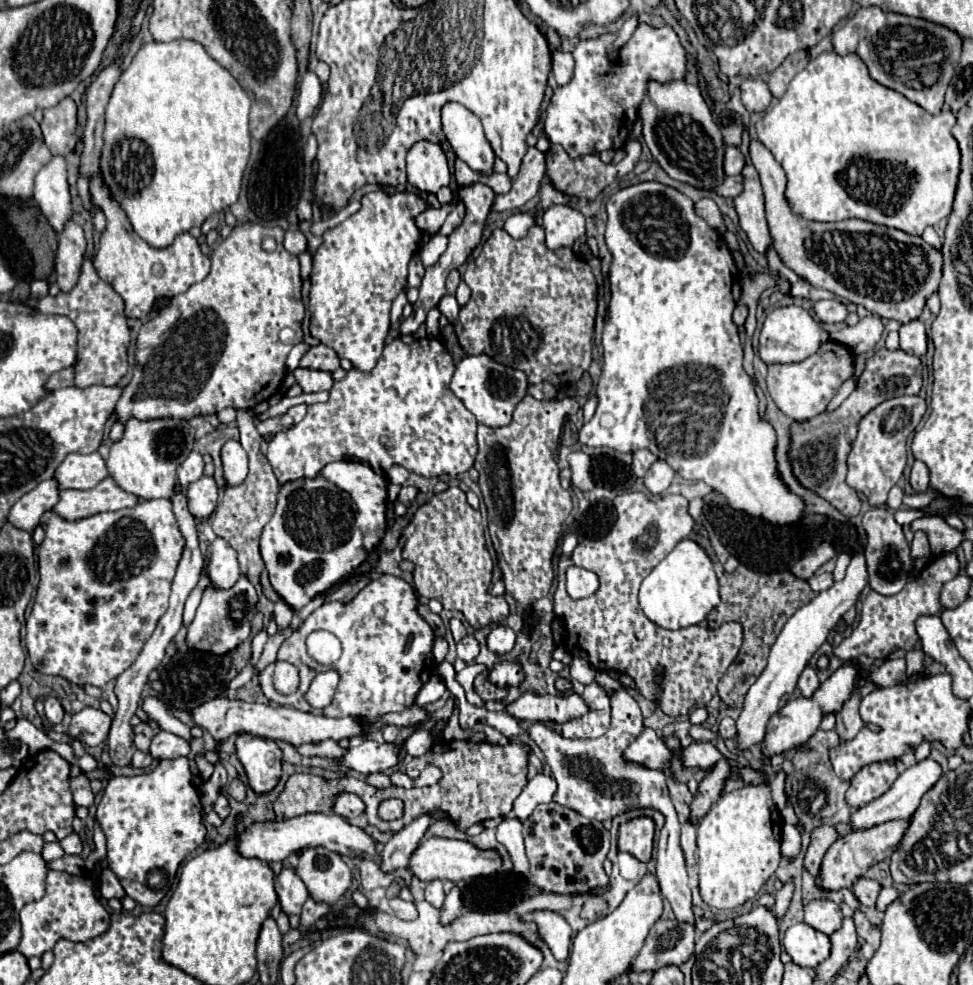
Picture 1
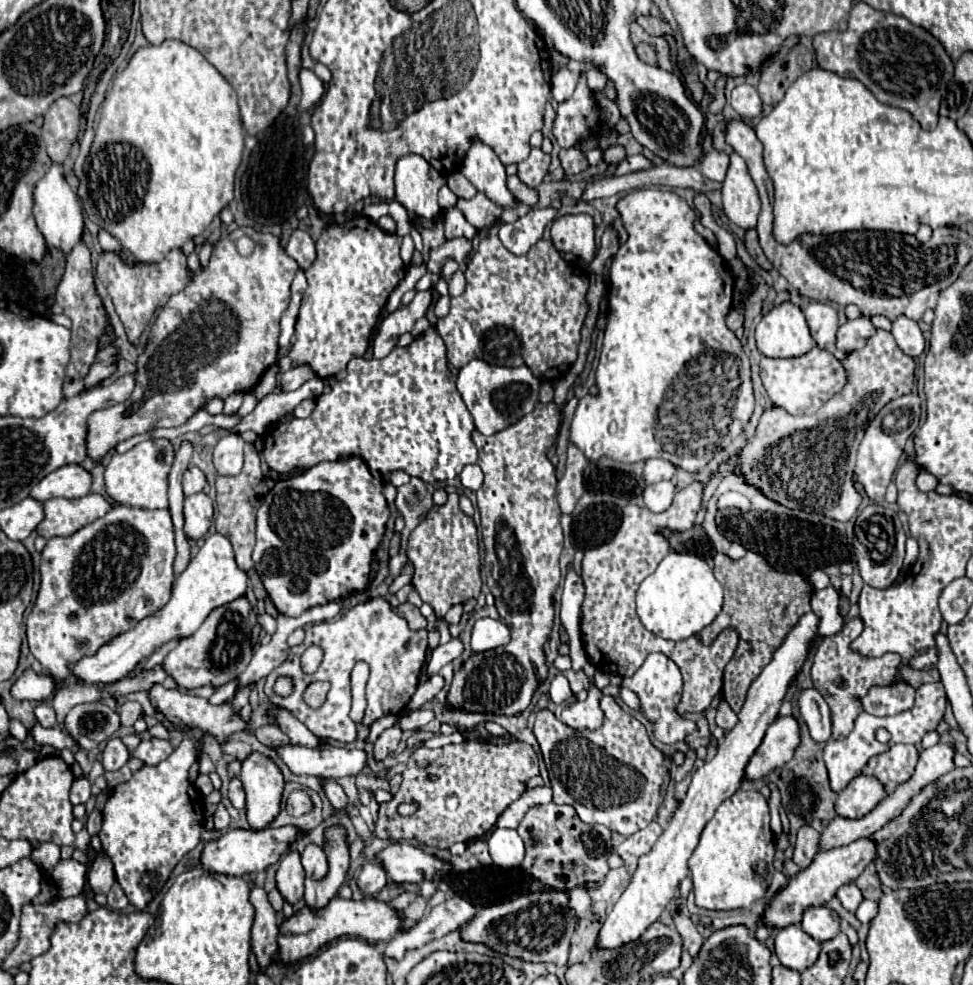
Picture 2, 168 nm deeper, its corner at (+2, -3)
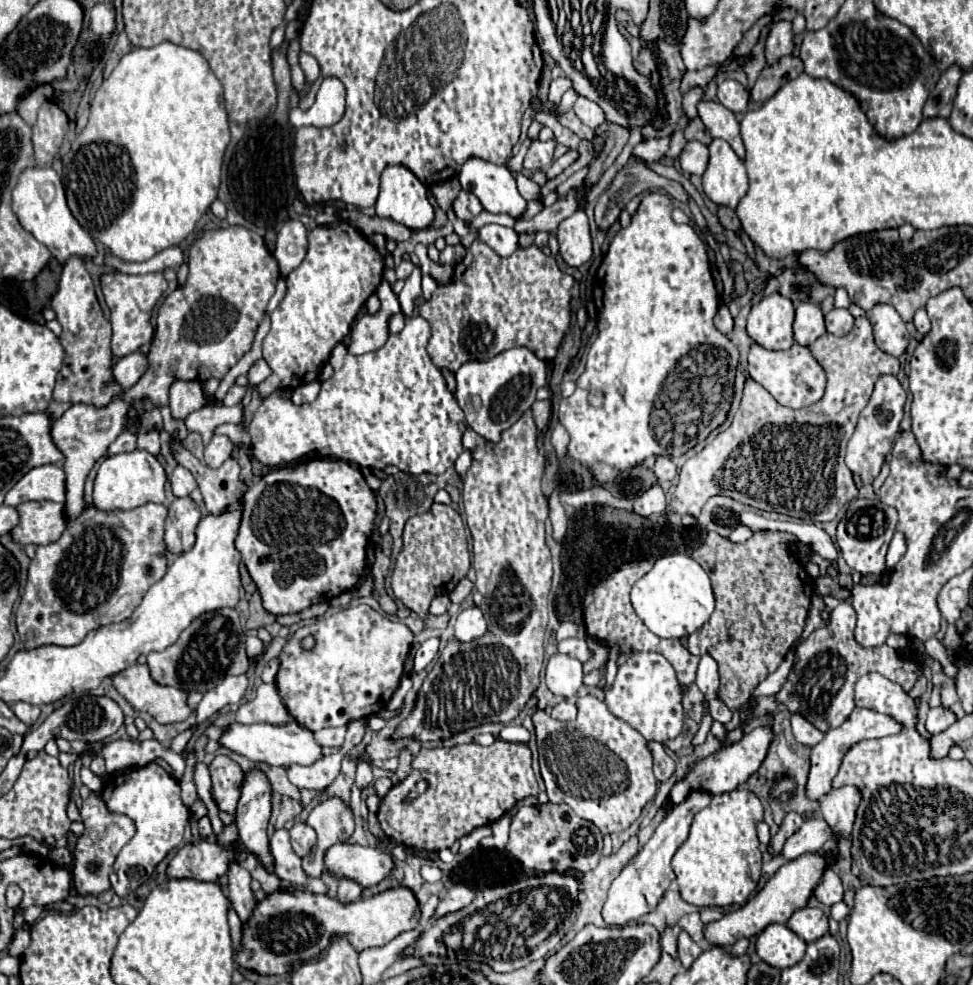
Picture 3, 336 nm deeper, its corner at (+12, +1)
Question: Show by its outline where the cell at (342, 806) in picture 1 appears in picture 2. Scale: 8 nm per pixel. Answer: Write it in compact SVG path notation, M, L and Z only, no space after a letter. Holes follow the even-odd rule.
M322 779L322 791L326 793L326 797L330 799L330 803L332 803L336 809L342 809L342 807L348 805L348 799L346 799L344 789L342 789L334 779Z

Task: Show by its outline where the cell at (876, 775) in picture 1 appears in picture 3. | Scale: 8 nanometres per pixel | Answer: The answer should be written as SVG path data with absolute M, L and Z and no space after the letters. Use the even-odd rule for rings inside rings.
M844 785L832 789L820 799L822 817L830 825L830 829L838 833L838 837L850 835L860 799L862 799L862 791L856 785Z

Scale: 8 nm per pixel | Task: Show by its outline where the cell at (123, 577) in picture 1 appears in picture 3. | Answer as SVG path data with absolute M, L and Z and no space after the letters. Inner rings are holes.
M146 503L132 511L100 511L92 507L84 509L72 523L68 523L58 541L50 545L38 545L36 555L30 561L24 595L16 609L16 627L24 647L36 649L44 645L78 645L90 631L128 619L128 615L132 615L136 609L136 603L140 603L144 597L144 591L164 577L166 517L168 509L158 503Z

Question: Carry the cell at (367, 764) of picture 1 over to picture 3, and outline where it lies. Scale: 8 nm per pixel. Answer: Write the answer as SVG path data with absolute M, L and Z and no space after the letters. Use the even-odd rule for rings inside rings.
M296 721L290 723L288 727L276 727L268 723L254 723L254 725L242 725L242 723L232 723L228 731L224 731L220 745L248 757L254 763L270 763L270 765L280 765L280 767L292 767L292 765L312 765L314 761L322 759L322 747L316 743L312 731L306 727L300 727Z

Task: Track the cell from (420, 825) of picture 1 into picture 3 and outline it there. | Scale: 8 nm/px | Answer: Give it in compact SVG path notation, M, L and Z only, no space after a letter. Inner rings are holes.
M342 877L342 879L340 879L340 885L338 885L338 901L342 901L342 903L352 903L352 901L356 901L356 899L362 895L362 889L364 889L364 887L362 887L360 883Z

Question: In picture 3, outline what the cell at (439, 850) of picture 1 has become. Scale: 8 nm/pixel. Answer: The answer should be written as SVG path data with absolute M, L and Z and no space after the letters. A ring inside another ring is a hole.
M350 843L332 845L326 851L326 869L338 877L356 879L362 887L372 887L386 879L394 869L394 859L390 853L378 847L362 847Z

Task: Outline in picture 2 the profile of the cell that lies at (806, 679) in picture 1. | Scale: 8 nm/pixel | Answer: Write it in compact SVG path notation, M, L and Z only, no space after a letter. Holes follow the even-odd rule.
M804 689L800 691L798 707L802 713L802 719L808 725L810 737L818 743L826 743L832 737L832 717L826 701L816 689Z

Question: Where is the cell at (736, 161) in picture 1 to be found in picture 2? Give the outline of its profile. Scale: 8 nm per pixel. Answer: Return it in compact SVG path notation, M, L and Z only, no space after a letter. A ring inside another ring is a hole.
M712 149L702 157L700 171L702 171L702 175L706 175L712 181L724 181L726 171L728 171L728 163L730 163L730 157L724 151Z

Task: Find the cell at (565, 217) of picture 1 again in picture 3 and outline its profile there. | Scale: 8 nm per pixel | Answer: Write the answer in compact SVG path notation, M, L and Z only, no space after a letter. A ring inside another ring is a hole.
M578 209L572 217L564 219L556 229L556 239L560 243L562 259L572 265L580 267L592 257L592 239L588 229L588 217L582 209Z

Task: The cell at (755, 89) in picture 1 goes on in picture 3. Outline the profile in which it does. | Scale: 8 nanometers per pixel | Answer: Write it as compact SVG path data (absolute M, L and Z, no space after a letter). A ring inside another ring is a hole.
M724 79L718 85L718 99L726 109L738 113L738 111L746 111L750 97L748 97L748 91L738 81Z

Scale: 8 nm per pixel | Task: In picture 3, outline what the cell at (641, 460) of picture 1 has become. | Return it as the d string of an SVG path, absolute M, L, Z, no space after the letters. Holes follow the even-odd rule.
M658 457L654 463L654 475L656 475L658 483L670 481L676 475L676 465L672 463L670 457Z

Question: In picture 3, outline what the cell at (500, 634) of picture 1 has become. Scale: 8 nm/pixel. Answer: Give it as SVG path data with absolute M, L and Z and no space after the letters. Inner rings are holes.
M478 607L464 609L456 619L456 639L474 641L486 633L486 619Z

